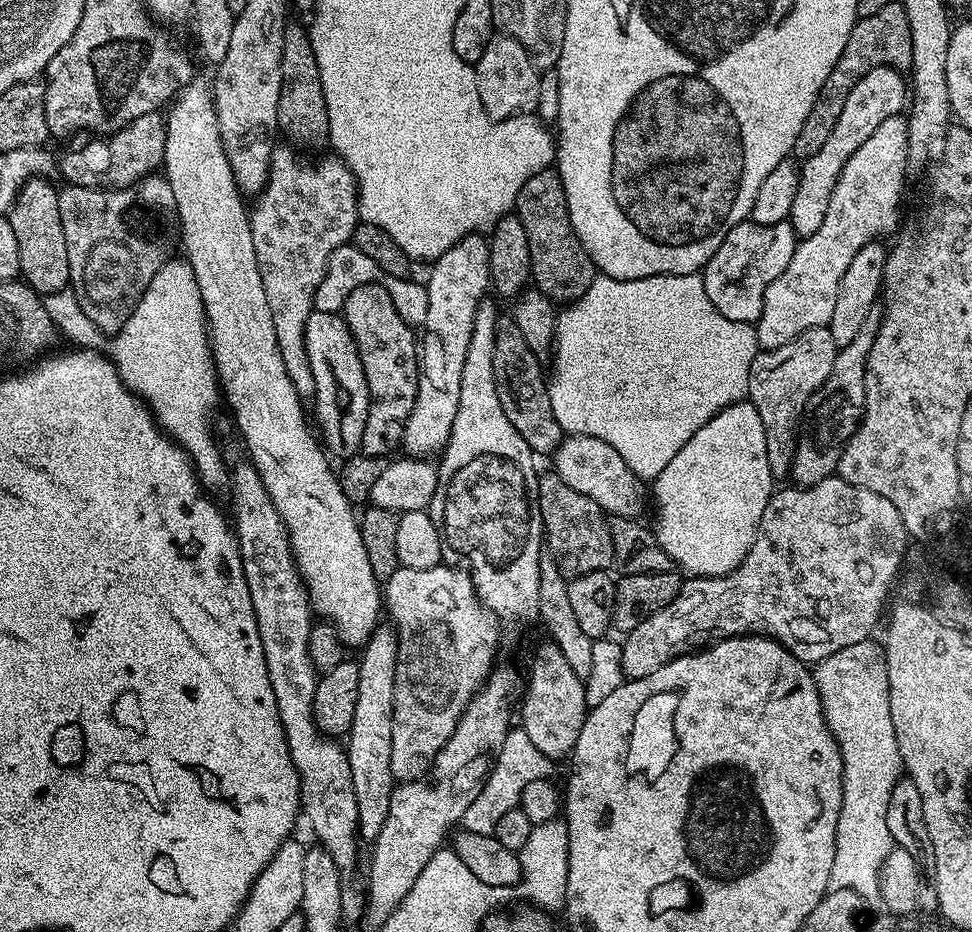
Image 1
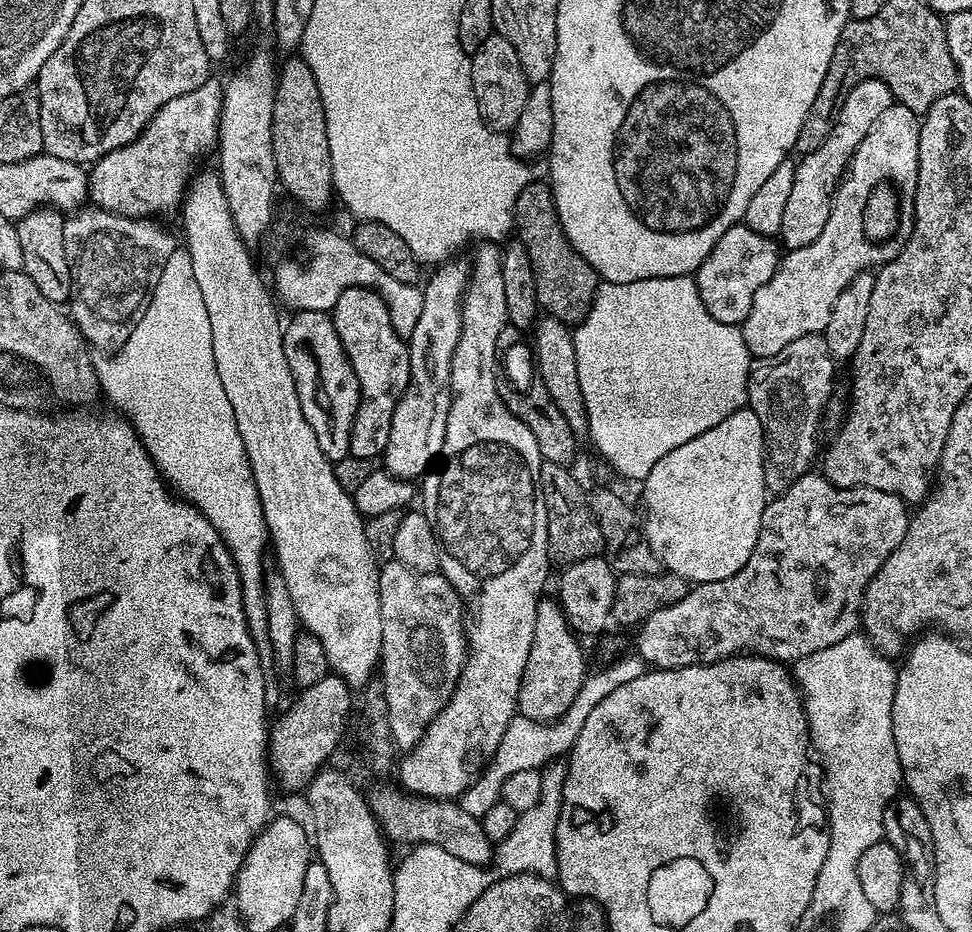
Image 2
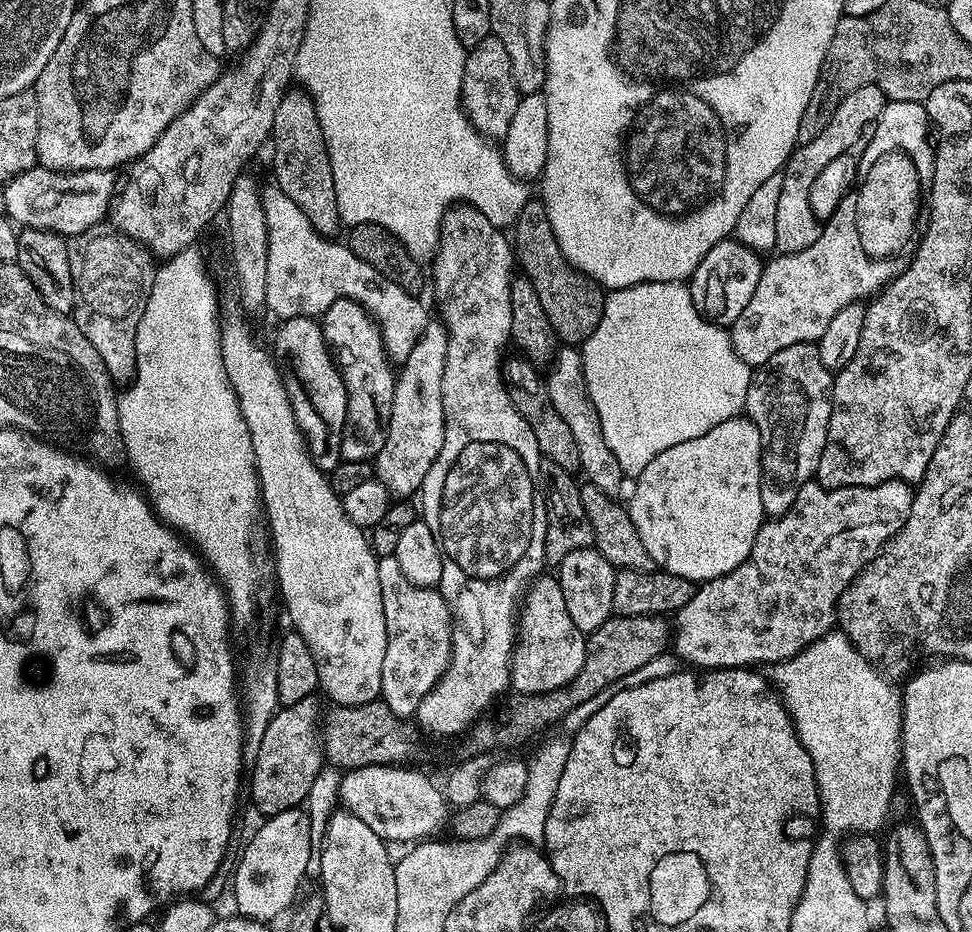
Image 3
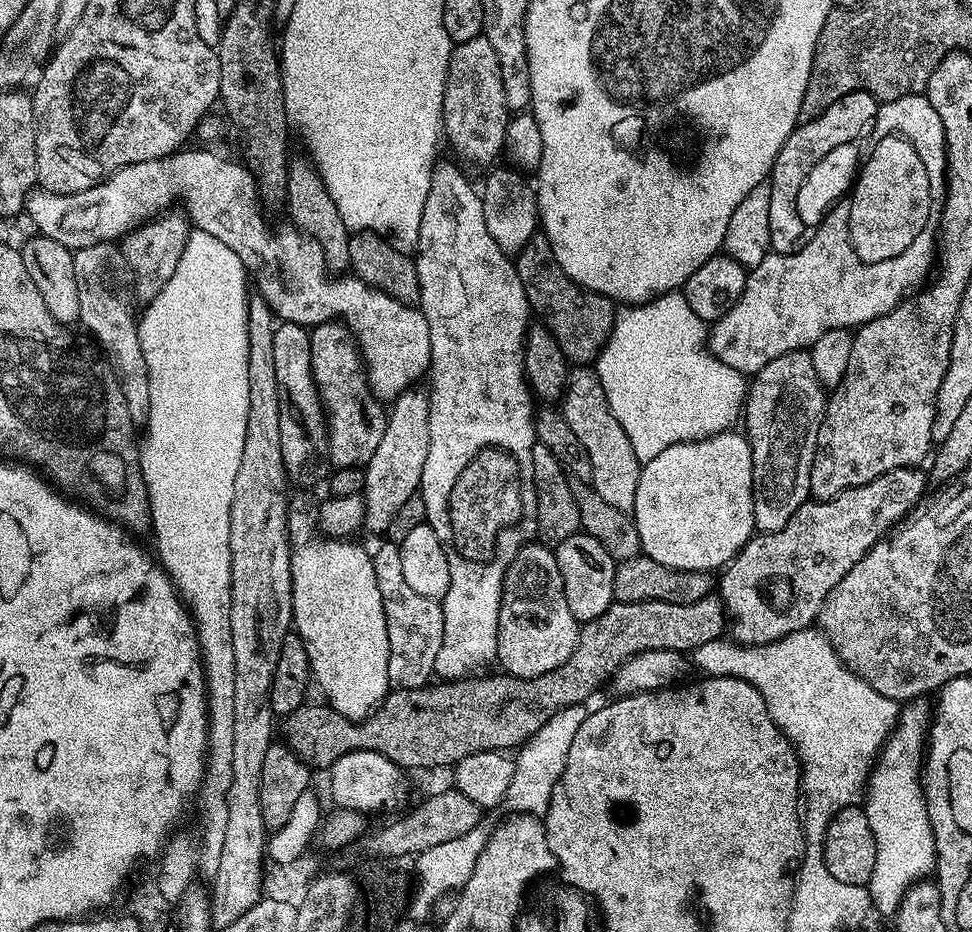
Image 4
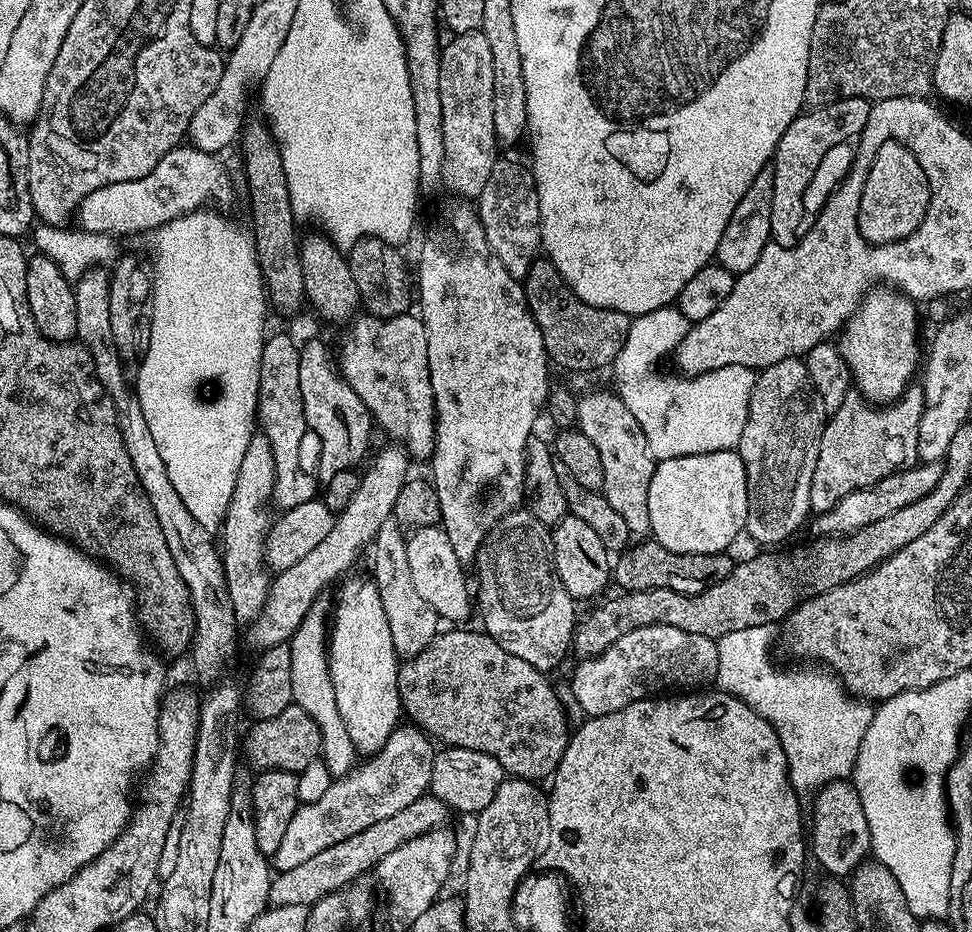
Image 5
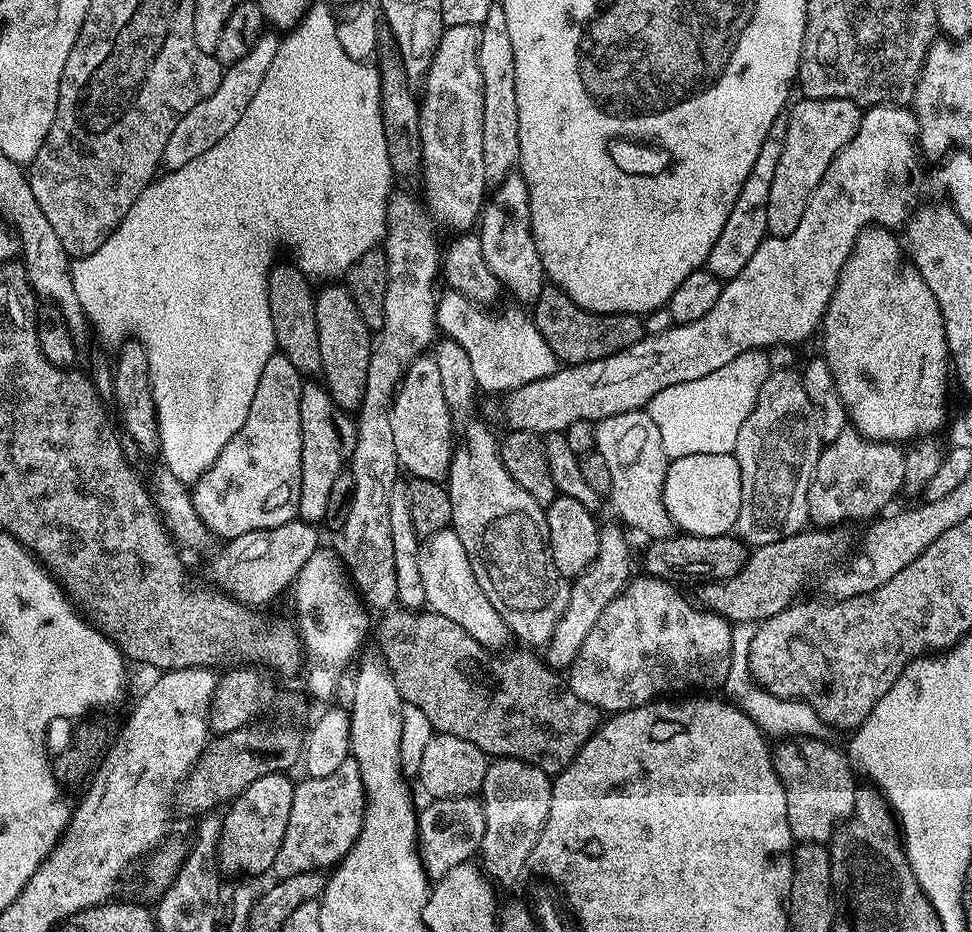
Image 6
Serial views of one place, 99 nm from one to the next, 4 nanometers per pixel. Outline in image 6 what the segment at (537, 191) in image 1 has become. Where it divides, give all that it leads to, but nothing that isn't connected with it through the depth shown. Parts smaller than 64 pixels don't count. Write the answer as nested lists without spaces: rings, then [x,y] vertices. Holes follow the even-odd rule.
[[[545,286],[538,294],[530,315],[536,322],[536,328],[546,338],[546,346],[554,350],[557,361],[569,364],[585,364],[598,358],[610,358],[646,335],[646,324],[634,312],[587,312],[580,308],[561,288]]]

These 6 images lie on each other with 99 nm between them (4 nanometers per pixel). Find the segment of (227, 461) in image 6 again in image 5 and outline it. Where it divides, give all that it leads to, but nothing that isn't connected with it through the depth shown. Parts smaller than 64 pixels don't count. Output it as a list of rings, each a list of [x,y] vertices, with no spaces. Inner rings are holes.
[[[286,333],[269,335],[262,346],[260,359],[260,393],[256,403],[255,419],[259,431],[268,439],[276,459],[276,490],[274,504],[280,510],[298,506],[313,499],[318,492],[318,480],[300,465],[300,447],[308,432],[308,423],[302,410],[302,390],[298,386],[298,358],[300,349]]]

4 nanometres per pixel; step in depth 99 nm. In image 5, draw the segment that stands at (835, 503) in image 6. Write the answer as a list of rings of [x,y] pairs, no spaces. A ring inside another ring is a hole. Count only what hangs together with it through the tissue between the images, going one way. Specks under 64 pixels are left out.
[[[909,386],[908,389],[901,394],[900,399],[895,400],[893,404],[885,404],[877,406],[869,404],[859,392],[853,390],[848,393],[846,398],[842,398],[842,406],[838,406],[838,410],[831,413],[825,419],[824,429],[822,430],[822,438],[818,446],[818,462],[814,462],[814,478],[810,478],[810,509],[813,513],[828,512],[834,506],[838,506],[850,494],[854,494],[858,490],[862,490],[866,486],[874,486],[874,482],[882,482],[882,478],[886,478],[895,472],[901,472],[907,468],[914,468],[918,463],[918,422],[924,413],[924,389],[920,386]]]

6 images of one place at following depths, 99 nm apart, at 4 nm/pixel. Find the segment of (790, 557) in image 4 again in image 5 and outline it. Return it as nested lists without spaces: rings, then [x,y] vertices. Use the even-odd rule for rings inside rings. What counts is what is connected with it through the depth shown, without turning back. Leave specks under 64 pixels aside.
[[[917,463],[914,468],[890,474],[882,478],[882,482],[874,482],[874,486],[866,486],[854,494],[850,494],[841,504],[828,512],[821,512],[815,517],[816,528],[821,537],[849,536],[854,530],[870,526],[870,522],[878,522],[878,518],[886,518],[886,514],[894,514],[894,510],[902,510],[902,506],[910,506],[910,502],[918,502],[926,494],[934,490],[942,471],[940,464]]]

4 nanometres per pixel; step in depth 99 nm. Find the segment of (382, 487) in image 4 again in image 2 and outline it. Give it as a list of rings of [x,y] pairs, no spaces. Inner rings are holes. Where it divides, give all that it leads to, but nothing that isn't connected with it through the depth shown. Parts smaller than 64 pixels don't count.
[[[449,259],[431,271],[432,276],[422,288],[421,317],[408,337],[411,378],[394,410],[390,442],[386,442],[382,457],[383,467],[399,480],[423,477],[439,457],[446,438],[446,418],[452,405],[453,352],[461,336],[461,306],[471,276],[471,263],[460,259]]]

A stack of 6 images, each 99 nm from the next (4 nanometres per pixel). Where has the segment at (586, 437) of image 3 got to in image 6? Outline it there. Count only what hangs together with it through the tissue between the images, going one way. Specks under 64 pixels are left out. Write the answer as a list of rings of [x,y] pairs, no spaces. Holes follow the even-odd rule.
[[[627,412],[626,414],[614,414],[605,420],[595,421],[596,425],[596,451],[606,458],[610,465],[610,478],[612,479],[612,490],[610,501],[616,507],[616,512],[625,520],[623,523],[629,529],[637,528],[645,532],[652,540],[663,540],[665,536],[673,535],[674,525],[670,514],[664,505],[664,483],[668,473],[669,459],[662,447],[662,434],[658,434],[658,426],[654,426],[654,418],[647,412]]]

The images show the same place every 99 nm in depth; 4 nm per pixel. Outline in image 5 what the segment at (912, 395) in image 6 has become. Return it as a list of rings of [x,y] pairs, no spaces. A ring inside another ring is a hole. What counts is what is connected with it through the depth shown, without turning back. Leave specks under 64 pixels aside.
[[[876,286],[865,293],[860,304],[838,332],[838,347],[848,363],[855,391],[869,404],[883,406],[900,399],[917,379],[922,364],[920,320],[911,297],[894,287]]]

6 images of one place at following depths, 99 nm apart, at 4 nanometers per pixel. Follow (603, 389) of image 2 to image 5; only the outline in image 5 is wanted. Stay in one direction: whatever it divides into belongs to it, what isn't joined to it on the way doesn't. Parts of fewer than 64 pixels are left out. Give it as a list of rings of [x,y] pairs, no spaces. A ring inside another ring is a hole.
[[[671,307],[659,308],[658,310],[650,310],[650,314],[642,314],[633,319],[632,325],[630,326],[630,334],[626,334],[626,342],[622,346],[622,350],[618,354],[614,365],[614,371],[616,371],[615,391],[622,398],[622,402],[626,402],[626,410],[630,410],[630,414],[634,414],[634,418],[638,418],[638,426],[642,426],[642,434],[646,438],[648,453],[652,455],[653,460],[657,462],[669,460],[670,458],[682,458],[683,456],[706,454],[707,452],[727,452],[735,449],[742,438],[742,426],[746,426],[748,407],[750,406],[750,394],[754,390],[757,373],[746,366],[726,366],[725,368],[719,368],[718,370],[707,372],[701,376],[683,376],[680,374],[675,374],[676,376],[659,376],[659,374],[656,373],[656,363],[658,363],[663,356],[668,355],[669,357],[674,350],[674,336],[672,340],[672,312],[673,309]]]

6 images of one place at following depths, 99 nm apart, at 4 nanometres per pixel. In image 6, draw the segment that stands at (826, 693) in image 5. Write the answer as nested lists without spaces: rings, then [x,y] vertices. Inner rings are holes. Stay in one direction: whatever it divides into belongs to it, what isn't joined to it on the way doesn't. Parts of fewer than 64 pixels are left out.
[[[750,622],[732,624],[732,657],[730,670],[726,670],[726,678],[722,685],[722,692],[731,703],[735,704],[759,726],[761,732],[776,738],[816,738],[821,735],[822,725],[818,714],[808,705],[807,700],[787,700],[770,694],[761,684],[752,678],[752,671],[748,665],[750,658],[750,642],[754,642],[757,625]]]

